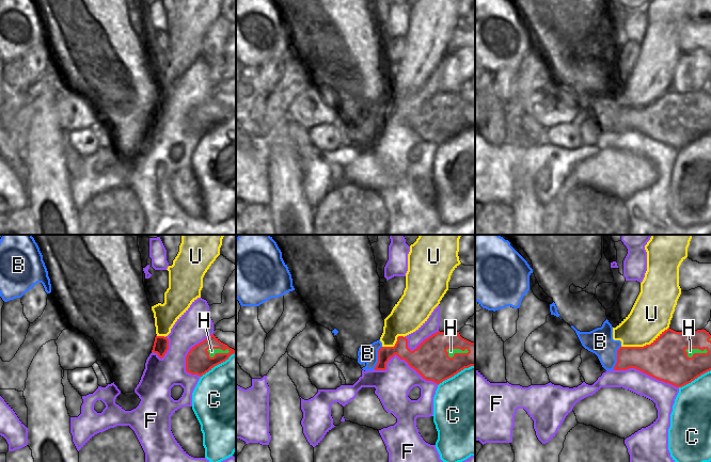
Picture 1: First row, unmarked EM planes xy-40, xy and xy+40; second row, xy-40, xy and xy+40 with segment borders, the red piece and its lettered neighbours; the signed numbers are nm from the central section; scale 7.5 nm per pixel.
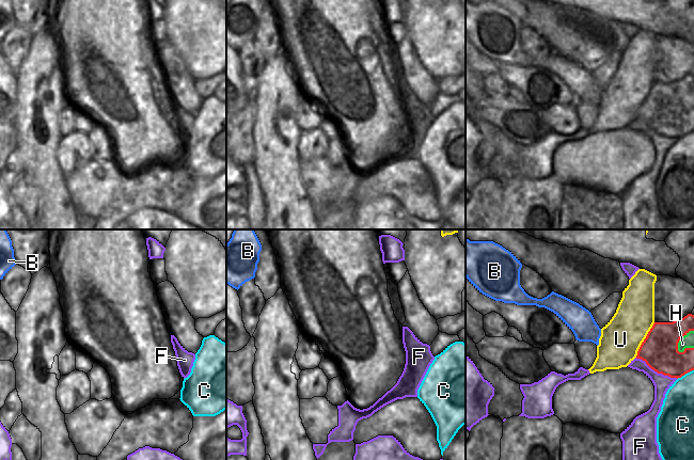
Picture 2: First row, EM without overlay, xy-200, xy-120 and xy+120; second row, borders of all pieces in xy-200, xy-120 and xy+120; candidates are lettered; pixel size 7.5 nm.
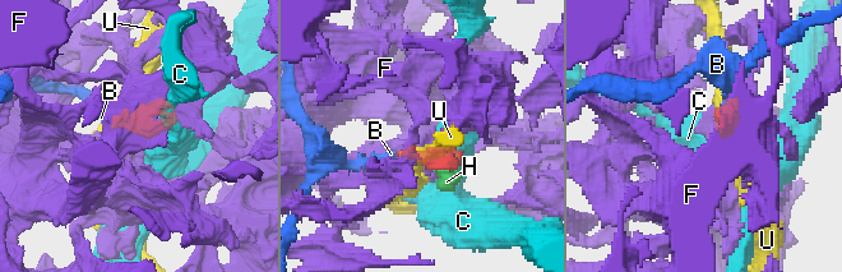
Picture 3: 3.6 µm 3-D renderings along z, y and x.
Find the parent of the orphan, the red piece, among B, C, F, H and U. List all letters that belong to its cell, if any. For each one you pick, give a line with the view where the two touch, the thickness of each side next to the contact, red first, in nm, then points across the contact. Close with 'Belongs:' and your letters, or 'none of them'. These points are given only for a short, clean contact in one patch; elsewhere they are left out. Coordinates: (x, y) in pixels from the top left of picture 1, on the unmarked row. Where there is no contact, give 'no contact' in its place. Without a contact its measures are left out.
B: meets red in xy; 110 nm thick on the red side, 140 nm on the other; runs through xy (400, 110), (383, 114), (378, 118), (367, 114)
Belongs: B

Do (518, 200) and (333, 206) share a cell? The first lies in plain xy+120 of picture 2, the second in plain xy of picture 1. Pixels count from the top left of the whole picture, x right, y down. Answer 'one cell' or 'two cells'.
two cells

